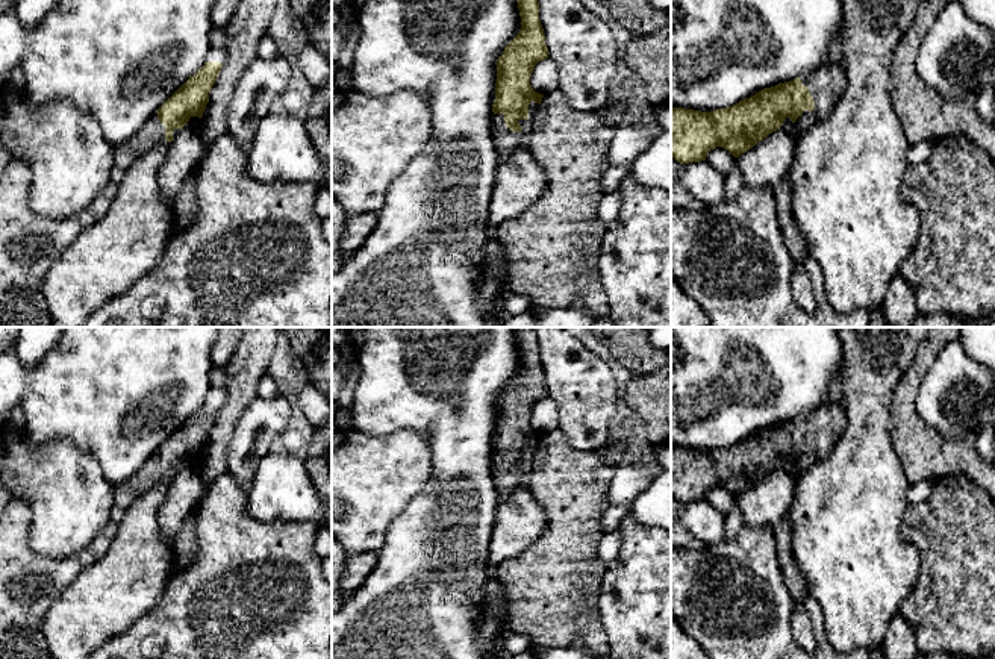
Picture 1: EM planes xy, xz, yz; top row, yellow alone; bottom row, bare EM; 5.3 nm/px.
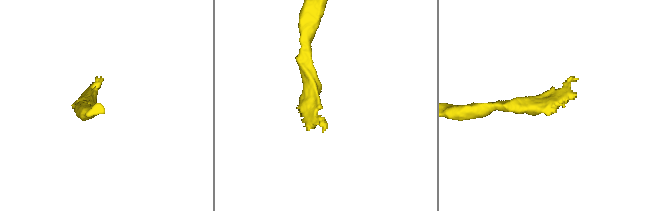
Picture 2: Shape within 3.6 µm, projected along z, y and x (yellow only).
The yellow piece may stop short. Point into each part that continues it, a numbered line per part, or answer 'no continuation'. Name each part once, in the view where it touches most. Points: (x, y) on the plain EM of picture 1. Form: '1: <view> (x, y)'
1: yz (827, 423)

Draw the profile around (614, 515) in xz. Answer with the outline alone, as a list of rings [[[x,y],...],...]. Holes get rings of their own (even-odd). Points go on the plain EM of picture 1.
[[[630,504],[610,506],[604,514],[604,535],[618,529],[621,520],[632,512]]]

